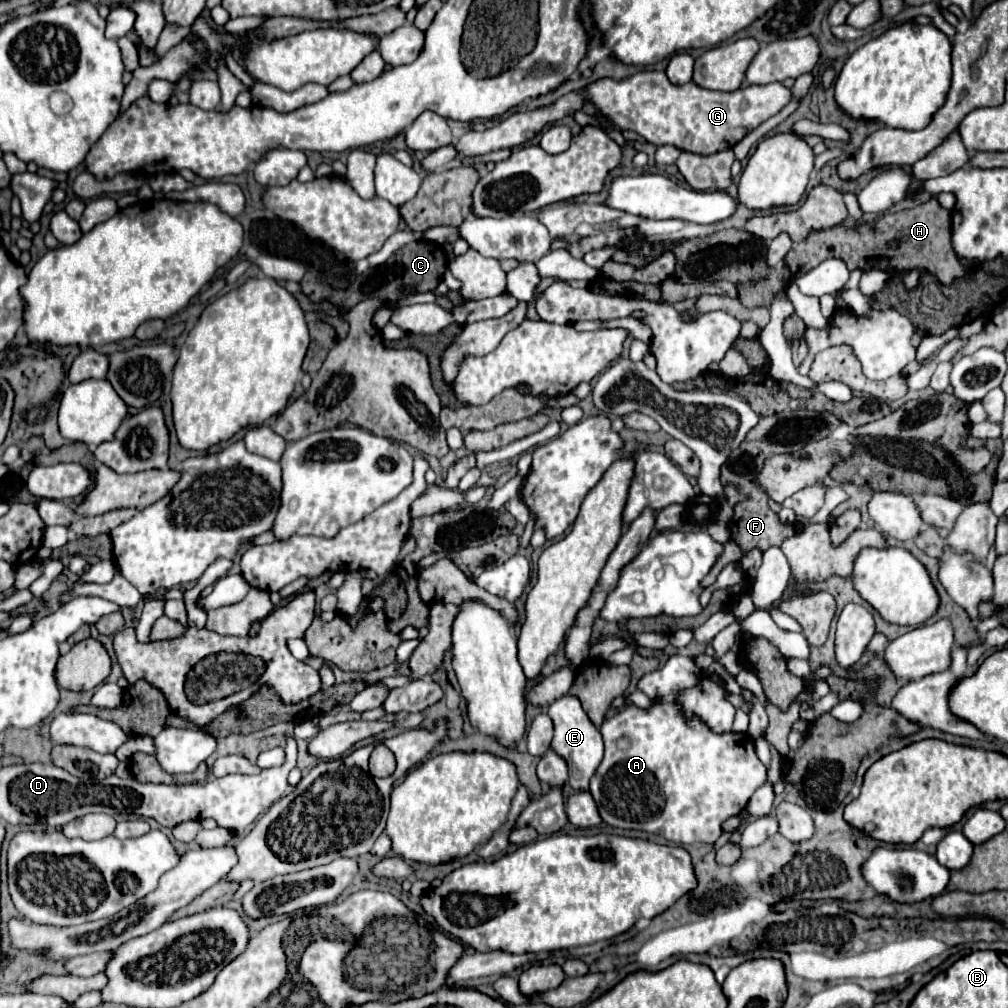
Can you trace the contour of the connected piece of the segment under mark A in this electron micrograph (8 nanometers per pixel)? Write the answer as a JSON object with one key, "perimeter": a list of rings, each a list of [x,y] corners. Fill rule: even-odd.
{"perimeter":[[[674,655],[658,671],[646,673],[638,679],[636,689],[652,699],[650,711],[628,705],[622,713],[606,719],[600,733],[604,739],[604,759],[590,779],[590,793],[598,805],[602,819],[620,829],[638,829],[662,835],[668,841],[688,845],[694,841],[714,843],[722,835],[722,821],[740,815],[752,793],[764,785],[766,767],[754,753],[754,741],[748,733],[716,735],[698,719],[686,721],[680,707],[674,703],[676,691],[688,689],[700,681],[702,671],[690,657]]]}

